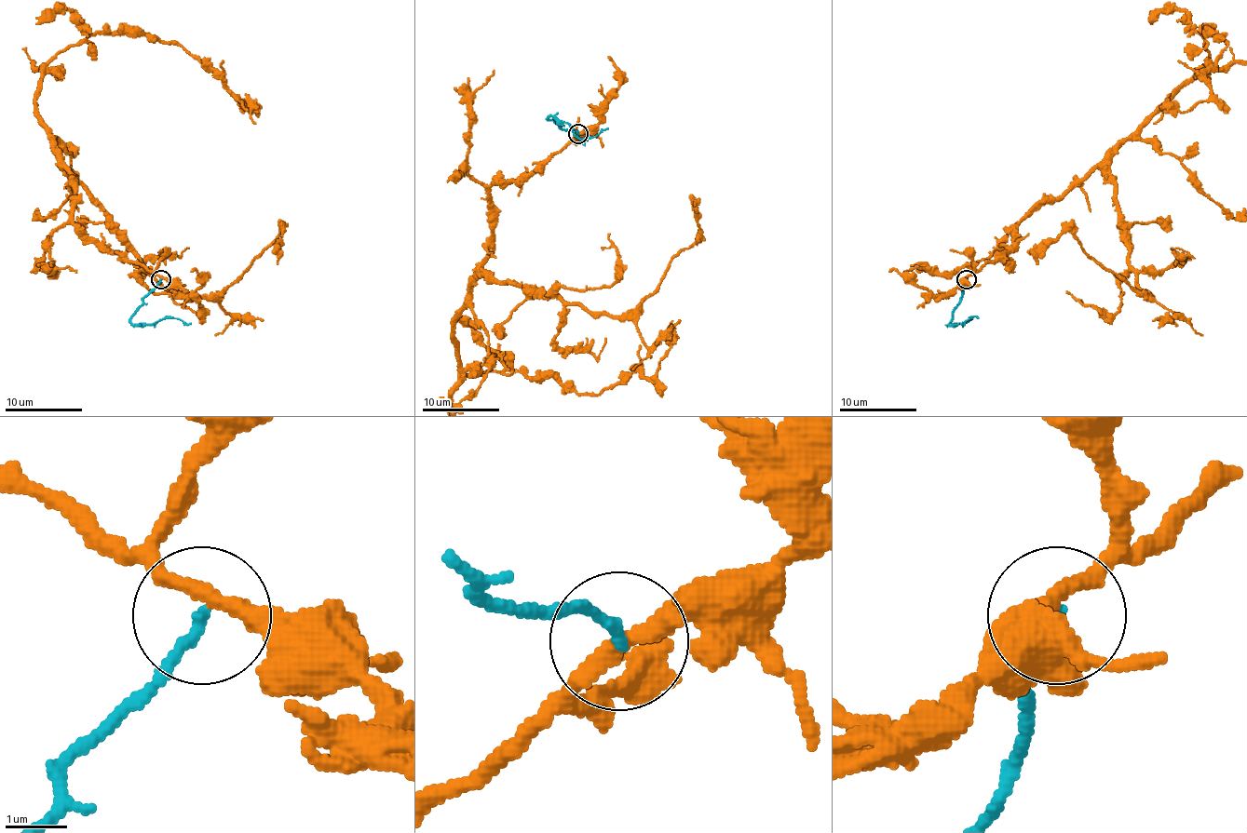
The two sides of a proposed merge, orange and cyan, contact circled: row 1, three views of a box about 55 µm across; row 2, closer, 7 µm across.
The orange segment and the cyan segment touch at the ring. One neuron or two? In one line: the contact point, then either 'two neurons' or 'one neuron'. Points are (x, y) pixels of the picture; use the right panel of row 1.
(967, 279) | two neurons

